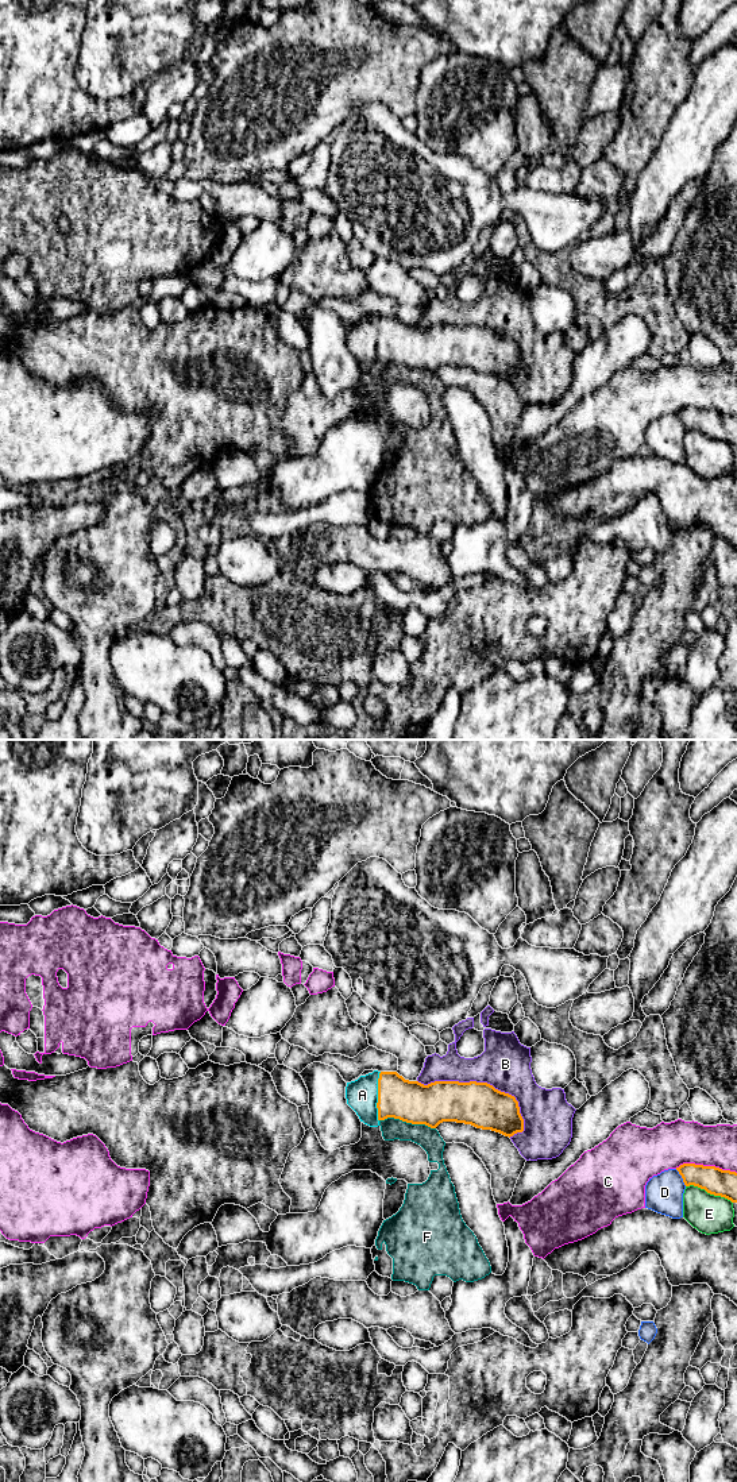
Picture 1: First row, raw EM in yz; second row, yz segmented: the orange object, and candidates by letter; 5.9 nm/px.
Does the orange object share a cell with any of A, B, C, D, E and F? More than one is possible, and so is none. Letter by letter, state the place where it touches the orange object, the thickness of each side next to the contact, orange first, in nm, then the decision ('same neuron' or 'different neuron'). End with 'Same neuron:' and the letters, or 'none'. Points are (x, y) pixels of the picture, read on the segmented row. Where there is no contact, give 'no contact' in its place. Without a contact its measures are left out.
A: yz (378, 1096) | 260/190 nm | same neuron
B: yz (482, 1083) | 260/300 nm | different neuron
C: yz (706, 1166) | 160/260 nm | different neuron
D: yz (682, 1177) | 160/220 nm | different neuron
E: yz (709, 1192) | 160/240 nm | different neuron
F: yz (408, 1122) | 260/140 nm | different neuron
Same neuron: A

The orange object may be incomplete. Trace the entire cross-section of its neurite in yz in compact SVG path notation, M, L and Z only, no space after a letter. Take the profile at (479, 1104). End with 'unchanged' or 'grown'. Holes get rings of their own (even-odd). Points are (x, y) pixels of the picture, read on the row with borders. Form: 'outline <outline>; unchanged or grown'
outline M374 1070L347 1082L346 1099L360 1122L370 1127L378 1127L381 1120L394 1118L412 1124L425 1124L431 1128L436 1128L443 1122L464 1123L509 1138L524 1131L524 1119L516 1097L487 1082L435 1081L424 1085L418 1081L405 1080L397 1072Z; grown

